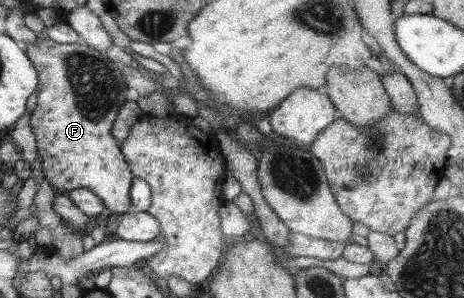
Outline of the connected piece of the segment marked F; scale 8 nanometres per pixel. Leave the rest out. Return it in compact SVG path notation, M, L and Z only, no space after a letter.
M45 36L27 43L23 49L38 73L37 104L30 113L29 127L36 139L36 153L44 178L58 193L81 187L89 188L110 213L124 214L130 211L132 173L119 150L120 145L110 132L111 123L115 121L121 105L131 97L117 64L109 60L105 53L85 44L57 43Z

